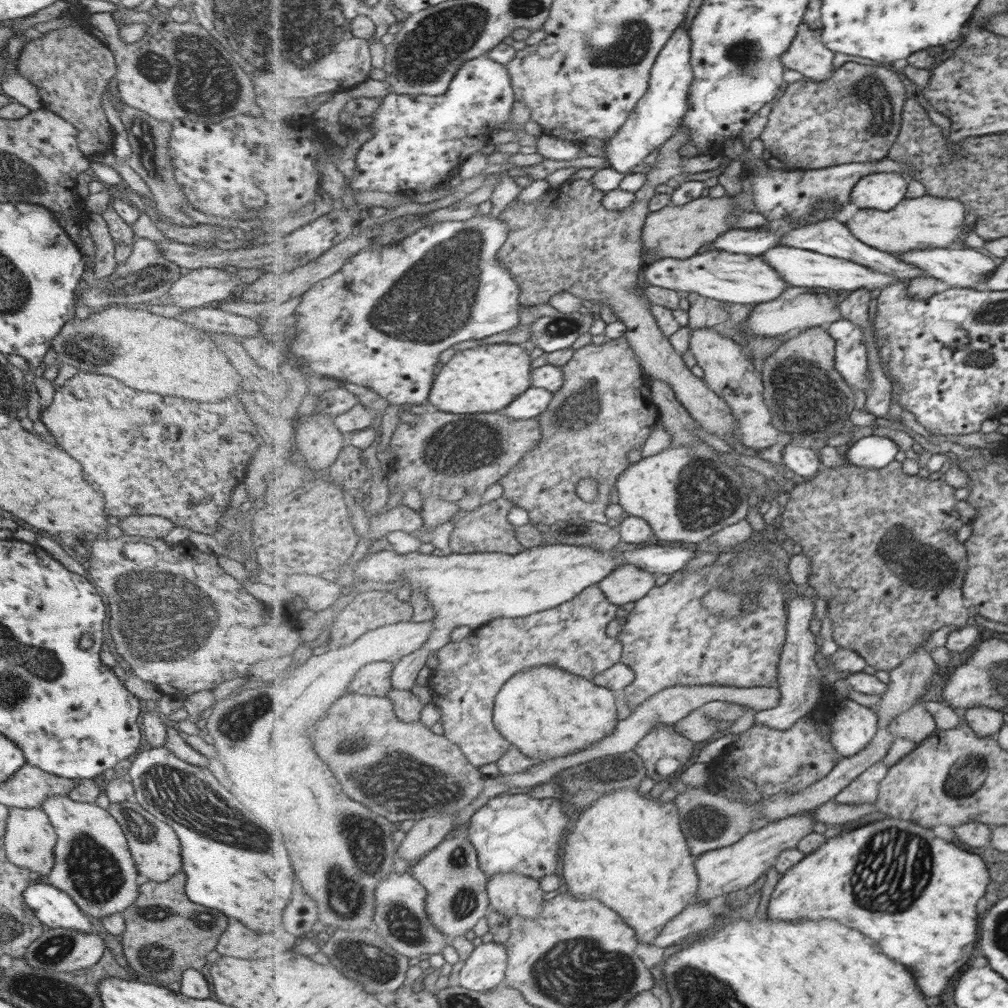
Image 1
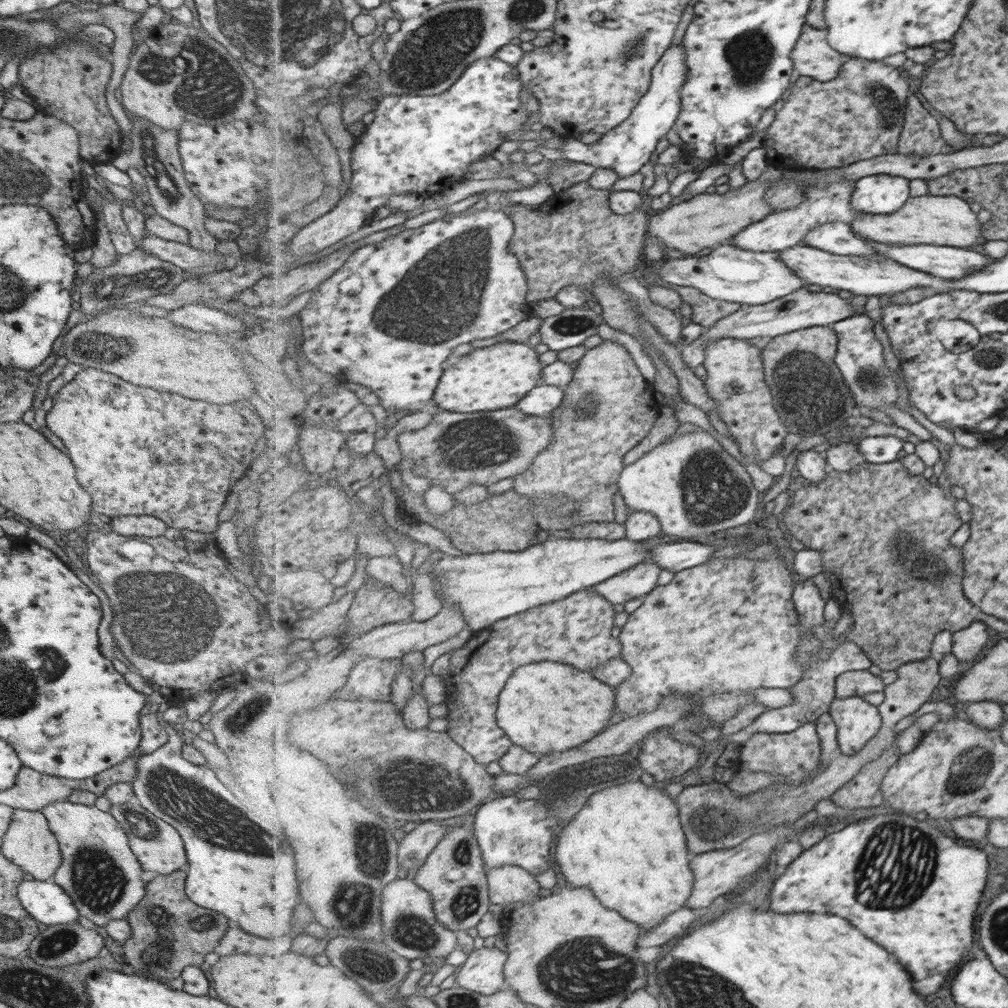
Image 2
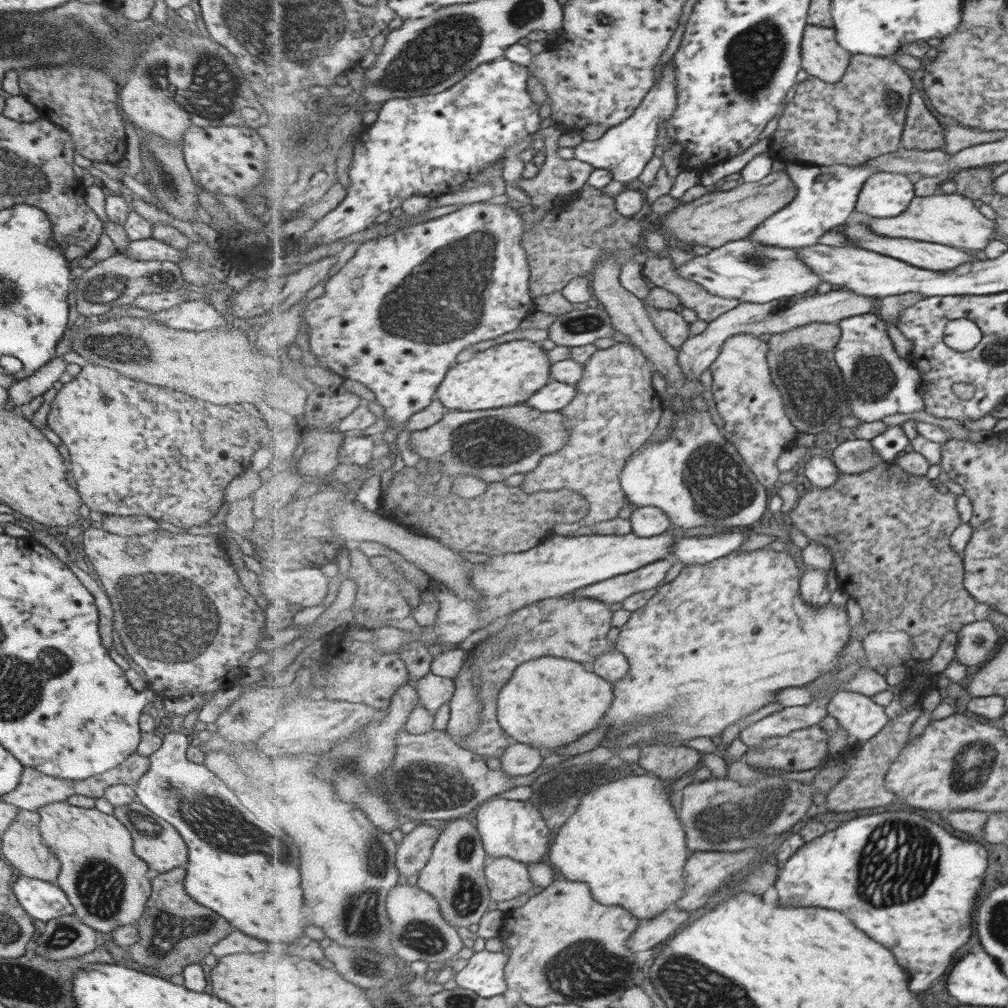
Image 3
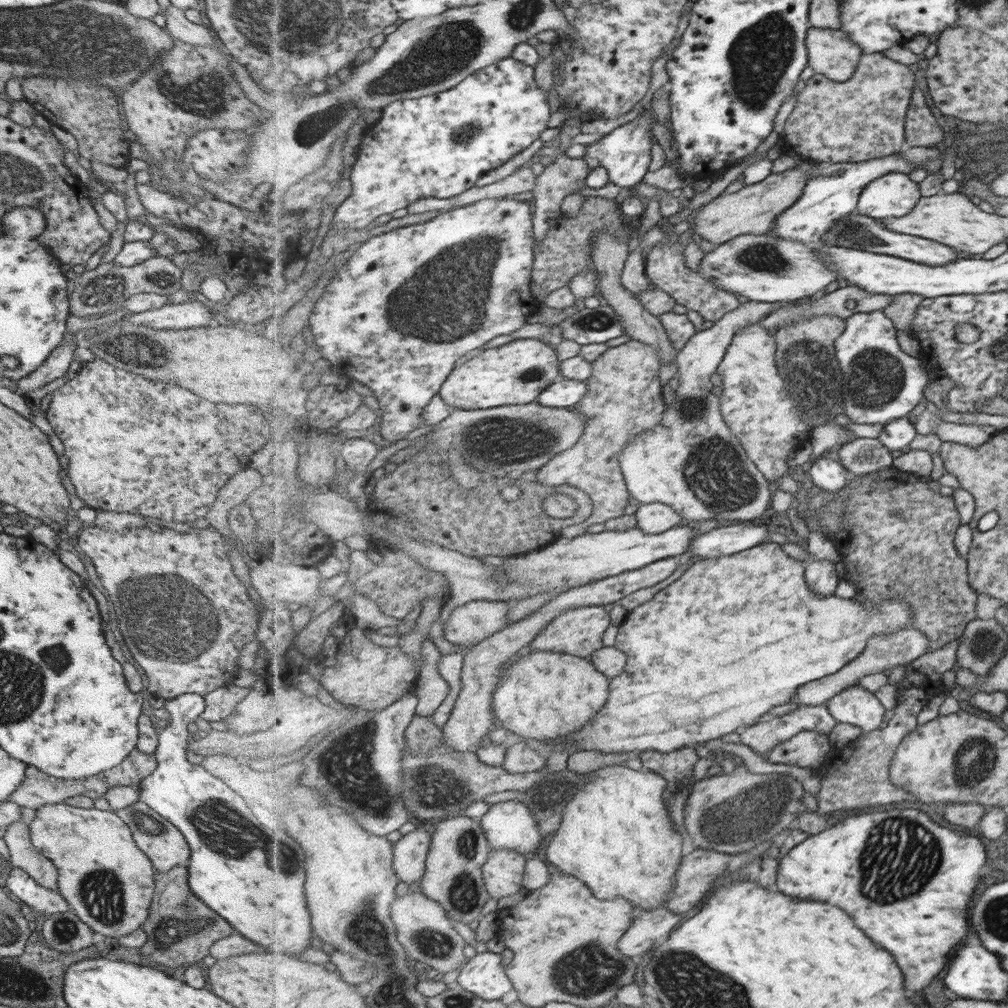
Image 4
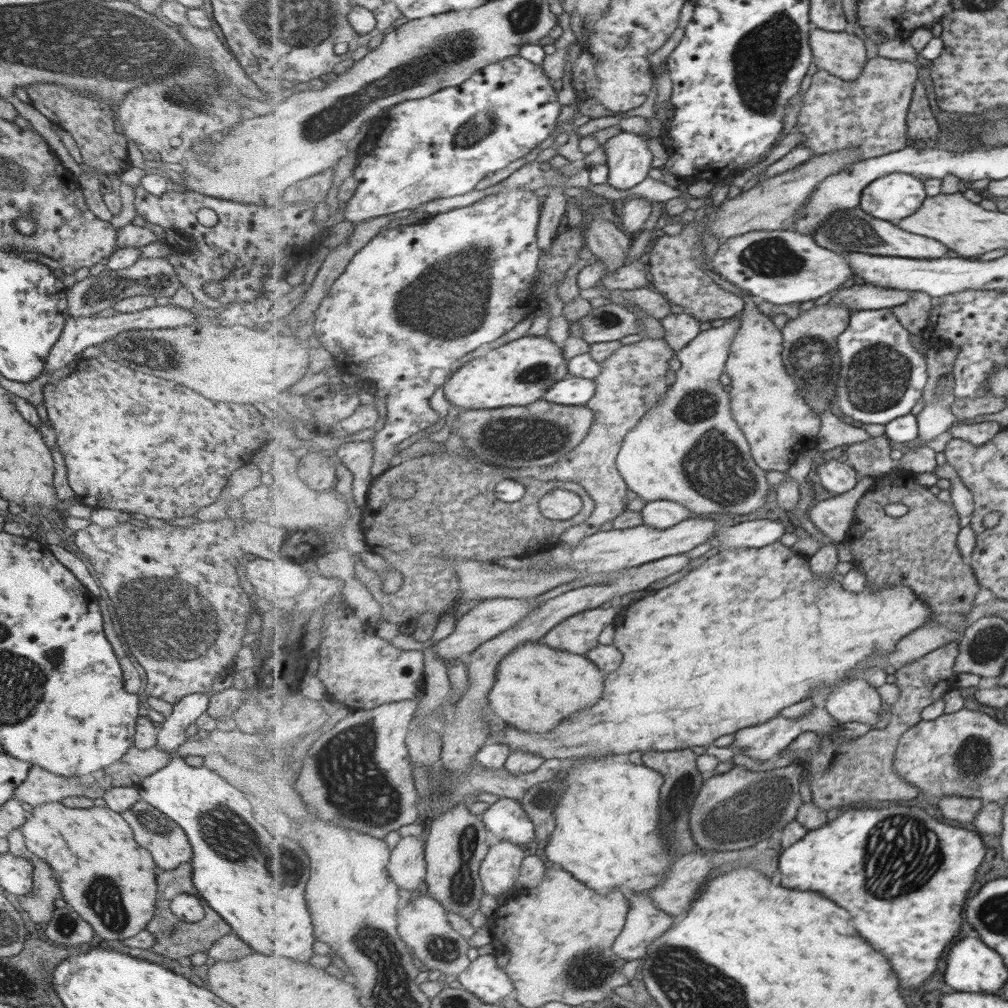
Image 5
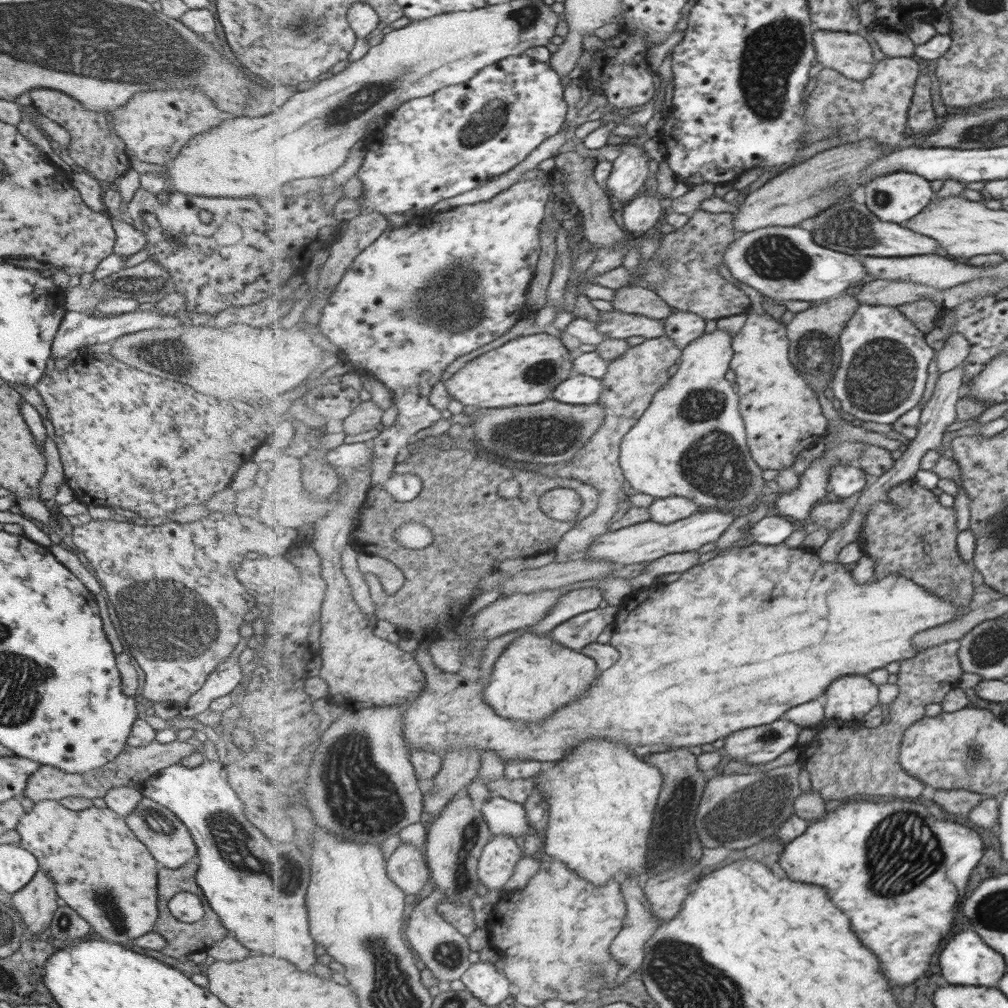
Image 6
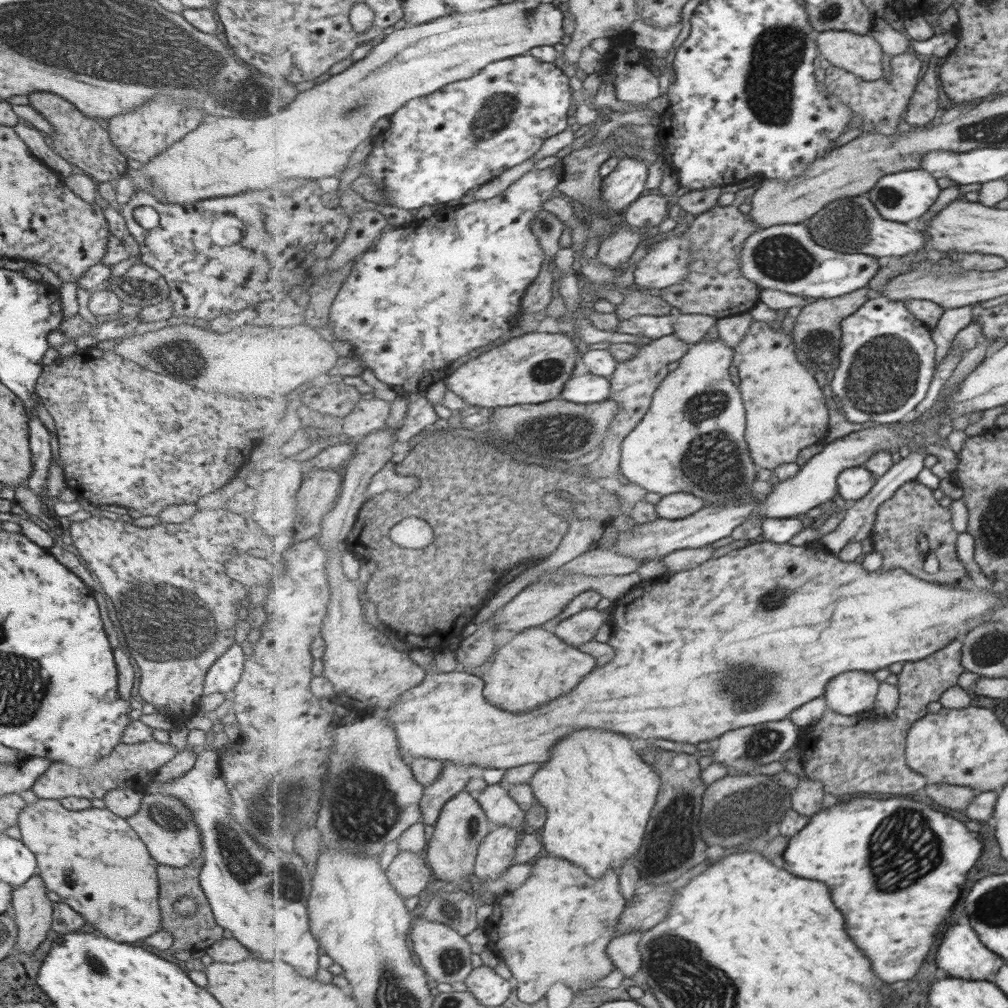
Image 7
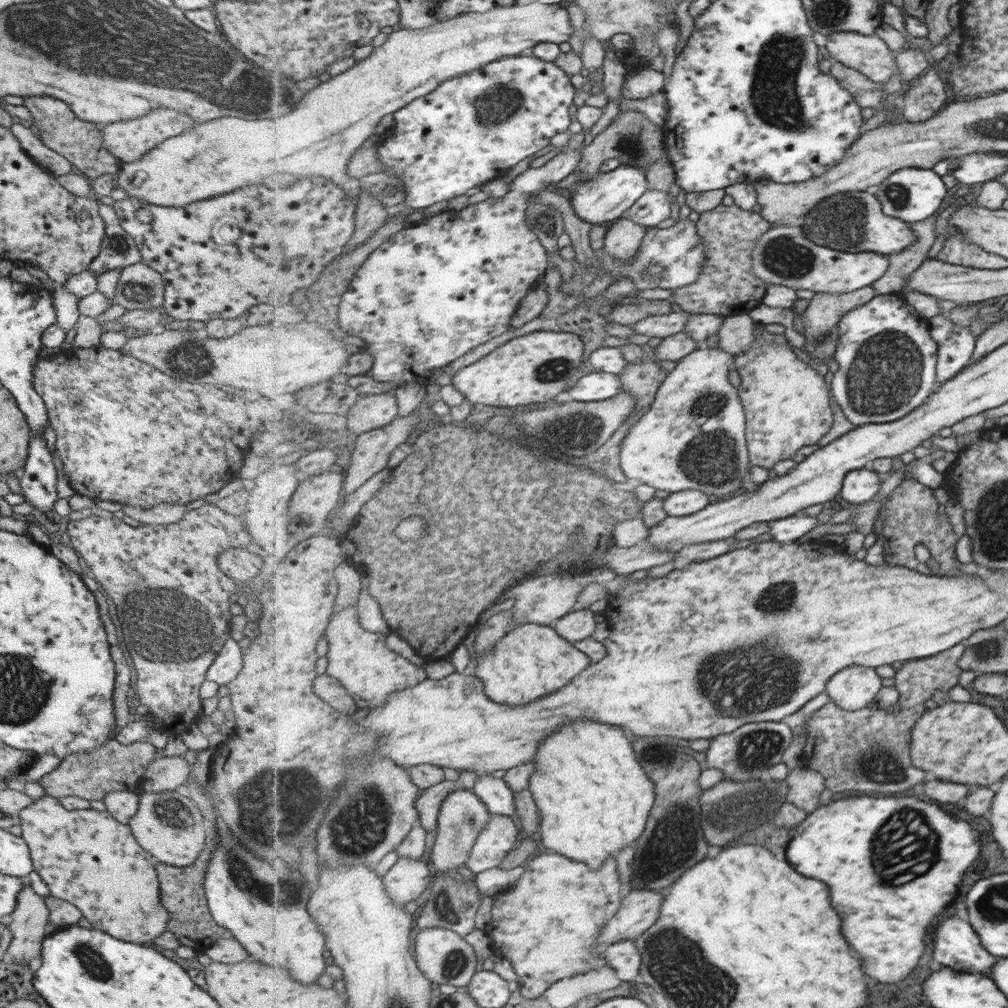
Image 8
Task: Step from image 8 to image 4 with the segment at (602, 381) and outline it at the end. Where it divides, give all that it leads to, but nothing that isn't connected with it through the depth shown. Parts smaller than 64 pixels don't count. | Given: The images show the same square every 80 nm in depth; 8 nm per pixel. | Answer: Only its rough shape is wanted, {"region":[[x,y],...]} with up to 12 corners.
{"region":[[565,379],[538,396],[543,406],[571,408],[588,391],[585,380]]}

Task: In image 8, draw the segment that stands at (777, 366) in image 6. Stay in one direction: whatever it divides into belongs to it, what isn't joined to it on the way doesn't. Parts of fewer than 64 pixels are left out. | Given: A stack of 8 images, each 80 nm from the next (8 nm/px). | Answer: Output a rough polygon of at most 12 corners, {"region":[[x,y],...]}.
{"region":[[785,335],[735,355],[750,461],[772,471],[835,422]]}

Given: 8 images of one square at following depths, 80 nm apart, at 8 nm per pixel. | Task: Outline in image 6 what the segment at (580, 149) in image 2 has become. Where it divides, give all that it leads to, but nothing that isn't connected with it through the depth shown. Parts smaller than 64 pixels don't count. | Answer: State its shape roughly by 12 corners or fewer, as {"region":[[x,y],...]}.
{"region":[[620,144],[605,181],[616,204],[635,200],[651,174],[642,145]]}

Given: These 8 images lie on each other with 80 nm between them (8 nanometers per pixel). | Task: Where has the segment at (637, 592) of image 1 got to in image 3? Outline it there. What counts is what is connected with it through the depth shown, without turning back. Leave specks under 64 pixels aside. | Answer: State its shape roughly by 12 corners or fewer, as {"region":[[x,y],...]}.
{"region":[[667,558],[581,588],[573,595],[613,604],[651,590],[673,566]]}

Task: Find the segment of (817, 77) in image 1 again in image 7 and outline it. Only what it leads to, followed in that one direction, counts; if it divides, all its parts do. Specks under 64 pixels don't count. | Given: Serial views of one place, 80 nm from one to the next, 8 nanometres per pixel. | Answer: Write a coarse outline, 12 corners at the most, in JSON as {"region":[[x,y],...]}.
{"region":[[820,32],[831,65],[883,78],[883,47],[871,34]]}

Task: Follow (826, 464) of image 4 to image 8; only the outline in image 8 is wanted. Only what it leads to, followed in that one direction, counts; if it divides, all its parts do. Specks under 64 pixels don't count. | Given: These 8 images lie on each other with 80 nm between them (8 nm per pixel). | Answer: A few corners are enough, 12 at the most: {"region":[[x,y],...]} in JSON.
{"region":[[869,467],[849,472],[841,496],[854,506],[883,488],[885,476]]}

